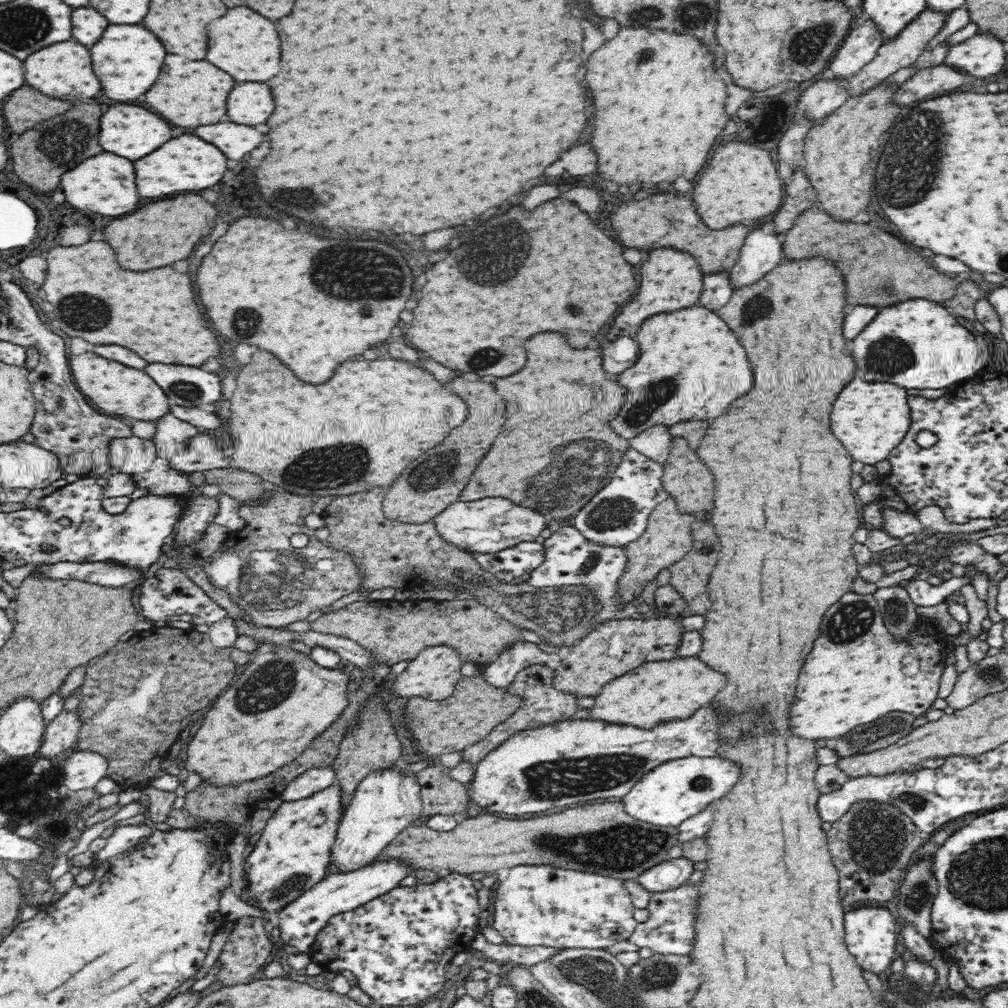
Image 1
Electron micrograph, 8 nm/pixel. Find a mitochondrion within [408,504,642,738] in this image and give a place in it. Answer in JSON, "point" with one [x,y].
{"point":[563,616]}

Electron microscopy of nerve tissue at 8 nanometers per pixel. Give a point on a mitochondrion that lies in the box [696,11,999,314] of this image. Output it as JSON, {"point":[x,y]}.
{"point":[905,186]}

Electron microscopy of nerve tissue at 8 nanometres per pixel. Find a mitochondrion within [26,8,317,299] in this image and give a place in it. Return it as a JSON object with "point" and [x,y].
{"point":[68,138]}

